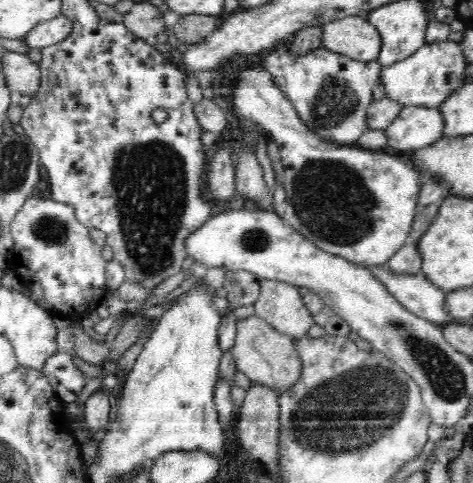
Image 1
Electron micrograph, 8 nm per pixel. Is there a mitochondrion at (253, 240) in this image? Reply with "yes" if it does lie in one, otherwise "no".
yes

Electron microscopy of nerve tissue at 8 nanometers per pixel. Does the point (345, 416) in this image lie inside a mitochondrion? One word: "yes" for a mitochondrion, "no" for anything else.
yes

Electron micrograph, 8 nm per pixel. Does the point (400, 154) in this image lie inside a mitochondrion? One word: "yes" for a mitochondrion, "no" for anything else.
no

